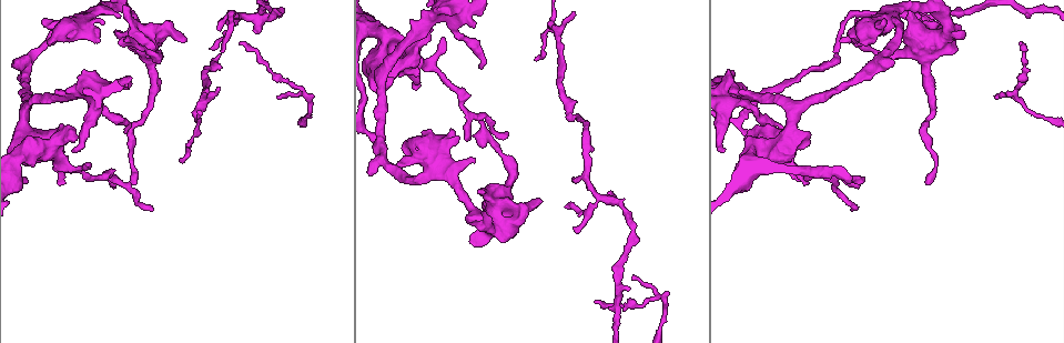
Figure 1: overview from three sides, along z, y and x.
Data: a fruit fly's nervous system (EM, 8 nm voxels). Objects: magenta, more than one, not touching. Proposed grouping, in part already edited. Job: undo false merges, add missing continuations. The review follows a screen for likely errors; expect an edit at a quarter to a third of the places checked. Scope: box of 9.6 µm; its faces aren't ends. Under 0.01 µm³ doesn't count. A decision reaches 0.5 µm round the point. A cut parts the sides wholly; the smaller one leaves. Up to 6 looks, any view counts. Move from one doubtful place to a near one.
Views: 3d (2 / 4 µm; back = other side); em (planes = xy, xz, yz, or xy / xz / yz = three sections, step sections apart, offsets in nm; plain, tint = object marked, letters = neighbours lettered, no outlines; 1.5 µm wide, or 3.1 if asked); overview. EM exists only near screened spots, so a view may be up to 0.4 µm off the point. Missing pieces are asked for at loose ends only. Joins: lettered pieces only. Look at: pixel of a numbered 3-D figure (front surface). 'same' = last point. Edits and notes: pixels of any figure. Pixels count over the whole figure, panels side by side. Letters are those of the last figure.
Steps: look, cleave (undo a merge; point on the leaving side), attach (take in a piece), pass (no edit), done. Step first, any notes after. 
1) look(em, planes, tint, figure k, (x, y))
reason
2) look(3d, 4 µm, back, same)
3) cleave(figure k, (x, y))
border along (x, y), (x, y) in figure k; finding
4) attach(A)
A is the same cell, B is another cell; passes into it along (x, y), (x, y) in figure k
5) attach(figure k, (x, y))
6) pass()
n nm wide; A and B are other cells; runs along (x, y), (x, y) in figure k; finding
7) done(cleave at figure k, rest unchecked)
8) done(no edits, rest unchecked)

look(em, xz, step 4, letters, figure 1, (928, 184))
branch stops here

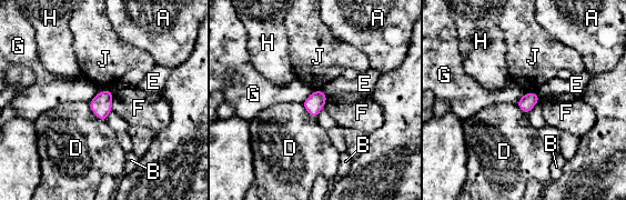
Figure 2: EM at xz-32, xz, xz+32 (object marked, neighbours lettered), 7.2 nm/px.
look(em, planes, letters, same)

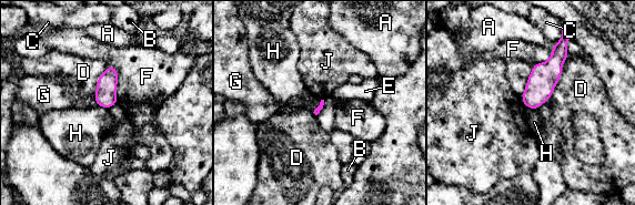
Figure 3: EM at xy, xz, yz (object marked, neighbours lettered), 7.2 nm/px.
pass()
A, B, C, D, E, F, G, H and J are other cells; none of them fits

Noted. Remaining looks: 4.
look(em, yz, step 4, tint, figure 1, (157, 25))
branch stops here

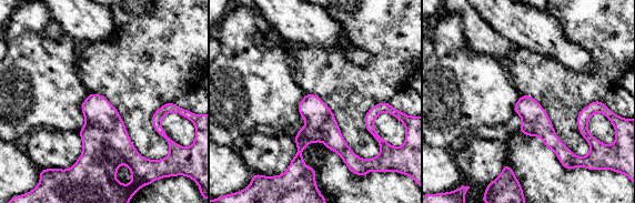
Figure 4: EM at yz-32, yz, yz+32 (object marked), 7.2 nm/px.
look(em, planes, letters, same)
cut it another way

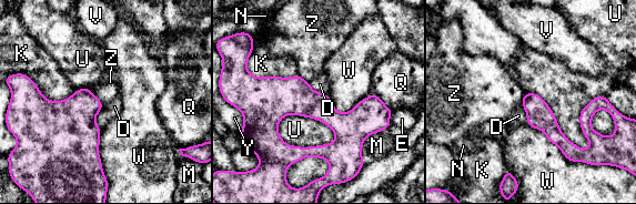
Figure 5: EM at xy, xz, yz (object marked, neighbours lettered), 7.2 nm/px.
pass()
U touches over 600 nm; D, E, K, M, N, Q, U, V, W, Y and Z are other cells; runs along (255, 92), (333, 119), (381, 110) in figure 5; none of them fits

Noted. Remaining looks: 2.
look(em, planes, letters, figure 1, (890, 19))
two arms at a narrow angle

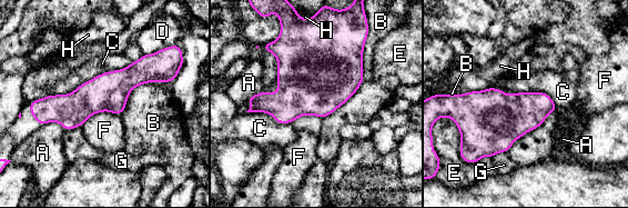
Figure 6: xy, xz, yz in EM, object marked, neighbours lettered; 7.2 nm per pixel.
pass()
A, B, C, D, E, F, G and H are other cells; runs along (162, 77), (39, 102) in figure 6; continuous, no second cell

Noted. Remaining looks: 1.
done(no edits, rest unchecked)

